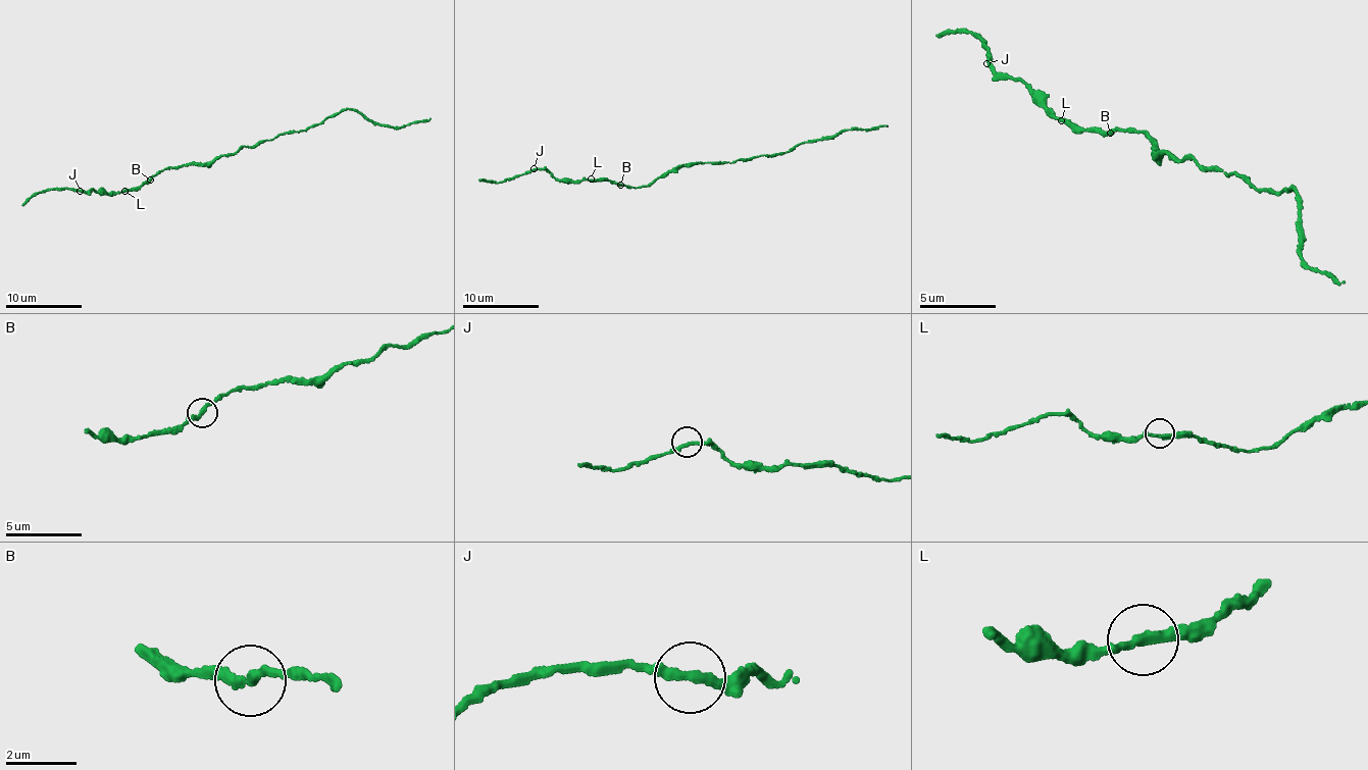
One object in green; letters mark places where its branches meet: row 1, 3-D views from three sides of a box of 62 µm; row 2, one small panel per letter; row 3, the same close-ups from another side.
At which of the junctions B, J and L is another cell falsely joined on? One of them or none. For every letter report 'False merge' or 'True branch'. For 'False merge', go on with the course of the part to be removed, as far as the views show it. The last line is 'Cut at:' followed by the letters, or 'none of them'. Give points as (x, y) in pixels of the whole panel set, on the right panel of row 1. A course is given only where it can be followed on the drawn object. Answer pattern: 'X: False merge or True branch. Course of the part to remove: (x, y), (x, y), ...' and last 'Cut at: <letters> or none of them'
B: True branch
J: True branch
L: True branch
Cut at: none of them

